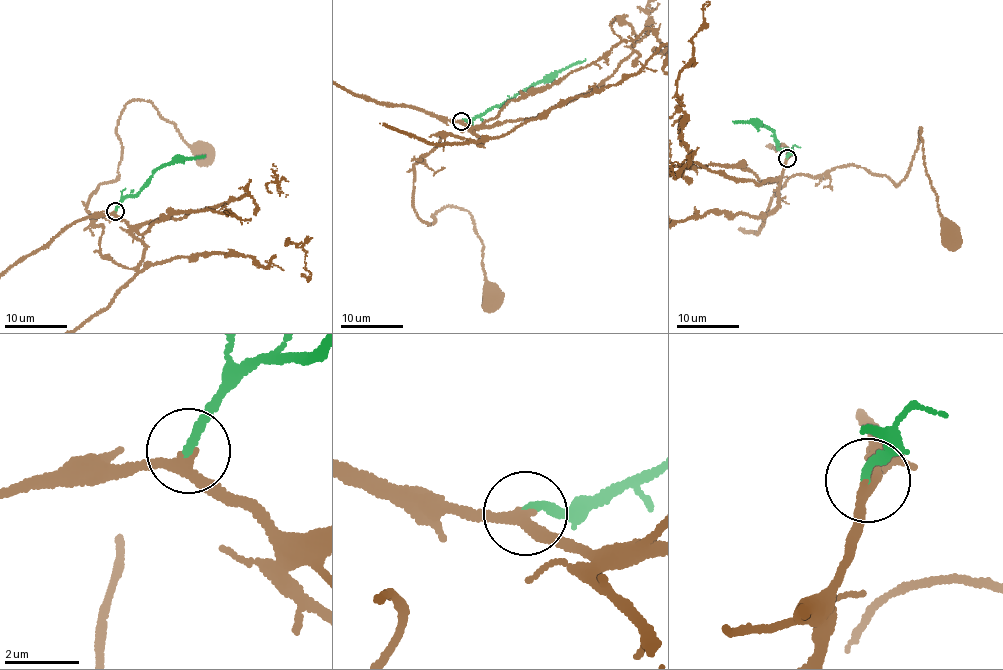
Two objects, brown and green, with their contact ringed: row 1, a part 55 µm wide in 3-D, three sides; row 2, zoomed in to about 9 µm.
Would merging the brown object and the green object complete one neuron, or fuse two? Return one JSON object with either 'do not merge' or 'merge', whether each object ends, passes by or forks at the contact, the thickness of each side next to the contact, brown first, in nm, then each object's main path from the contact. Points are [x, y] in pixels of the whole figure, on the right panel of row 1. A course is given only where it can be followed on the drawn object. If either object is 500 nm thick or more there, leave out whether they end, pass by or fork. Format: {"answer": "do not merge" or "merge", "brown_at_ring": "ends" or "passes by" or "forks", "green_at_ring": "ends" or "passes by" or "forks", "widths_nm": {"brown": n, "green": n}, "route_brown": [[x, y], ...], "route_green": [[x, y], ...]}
{"answer": "merge", "brown_at_ring": "passes by", "green_at_ring": "ends", "widths_nm": {"brown": 240, "green": 240}, "route_brown": [[786, 157], [778, 202], [766, 214], [796, 175], [860, 166], [898, 184], [922, 129], [923, 165], [950, 234]], "route_green": [[786, 157], [790, 151], [777, 147], [774, 131], [732, 121]]}

